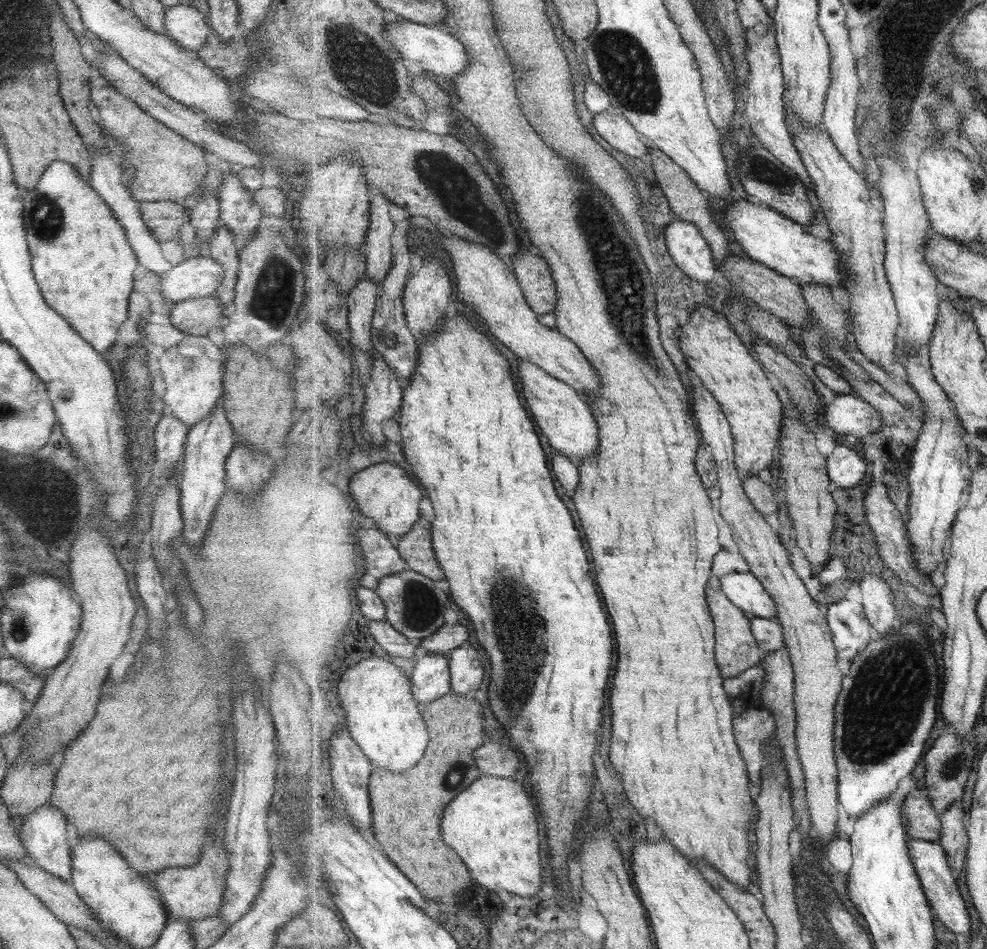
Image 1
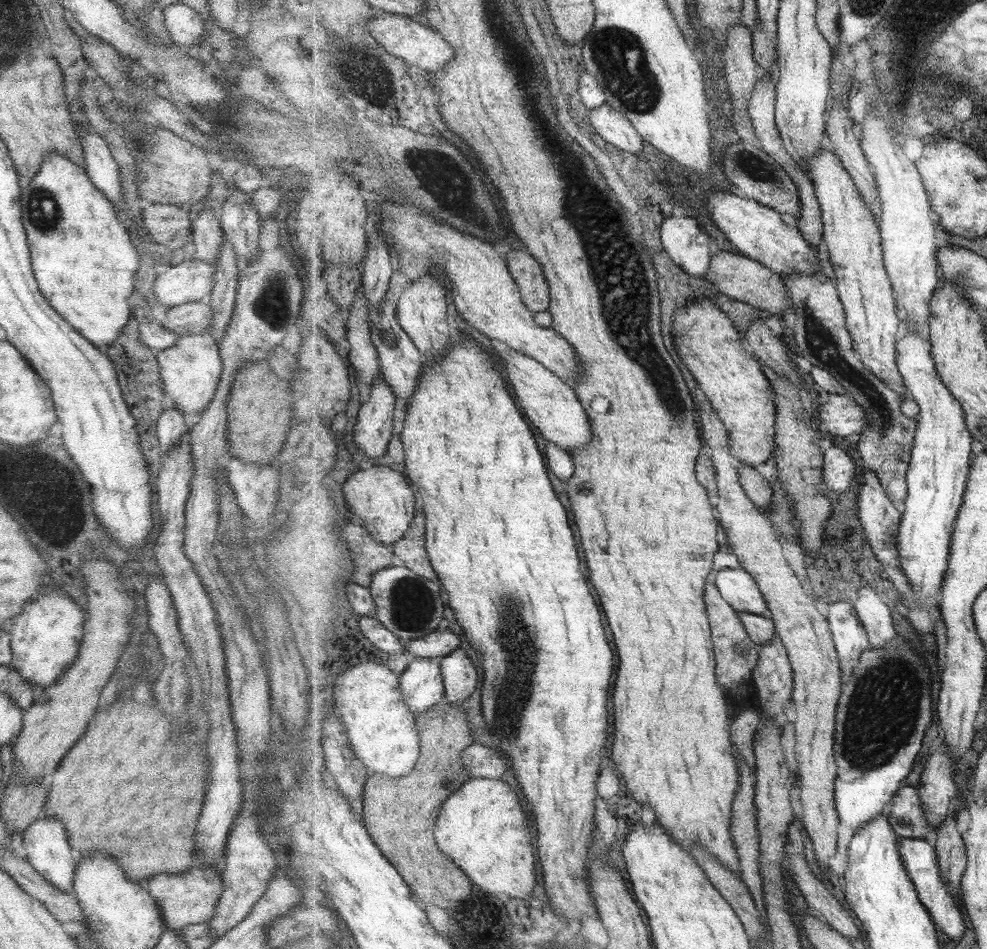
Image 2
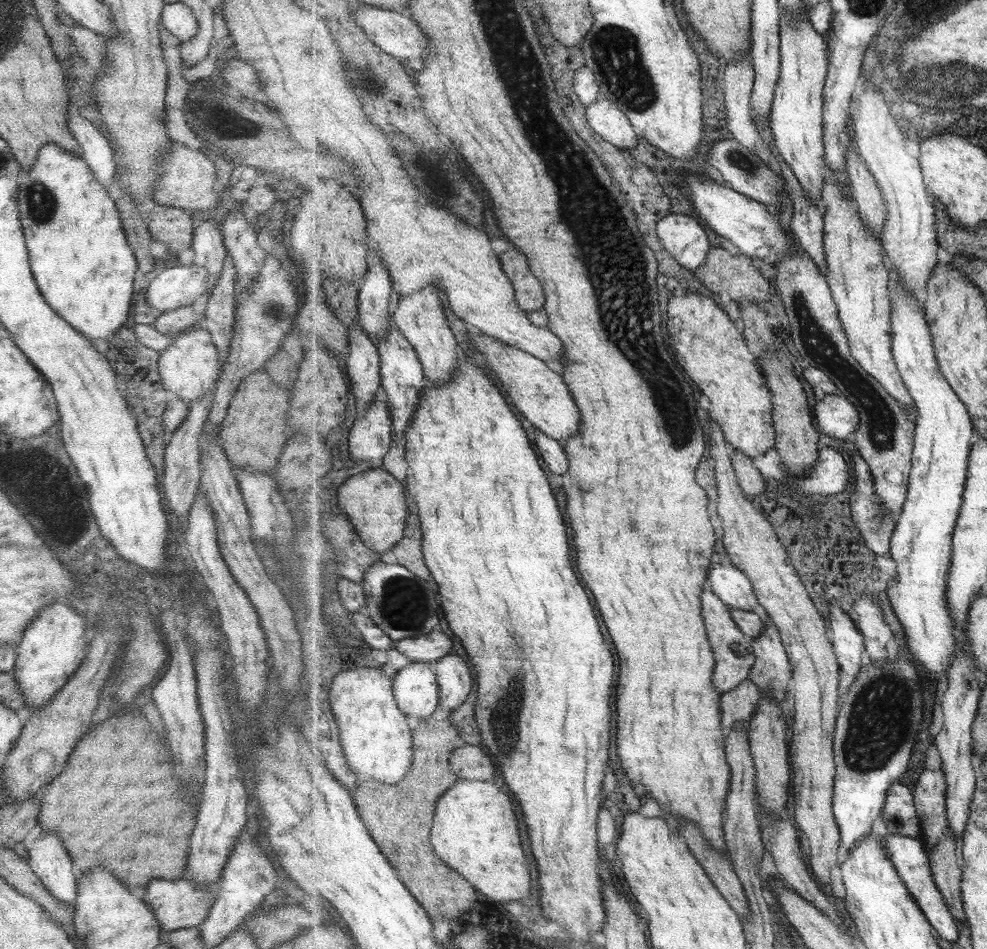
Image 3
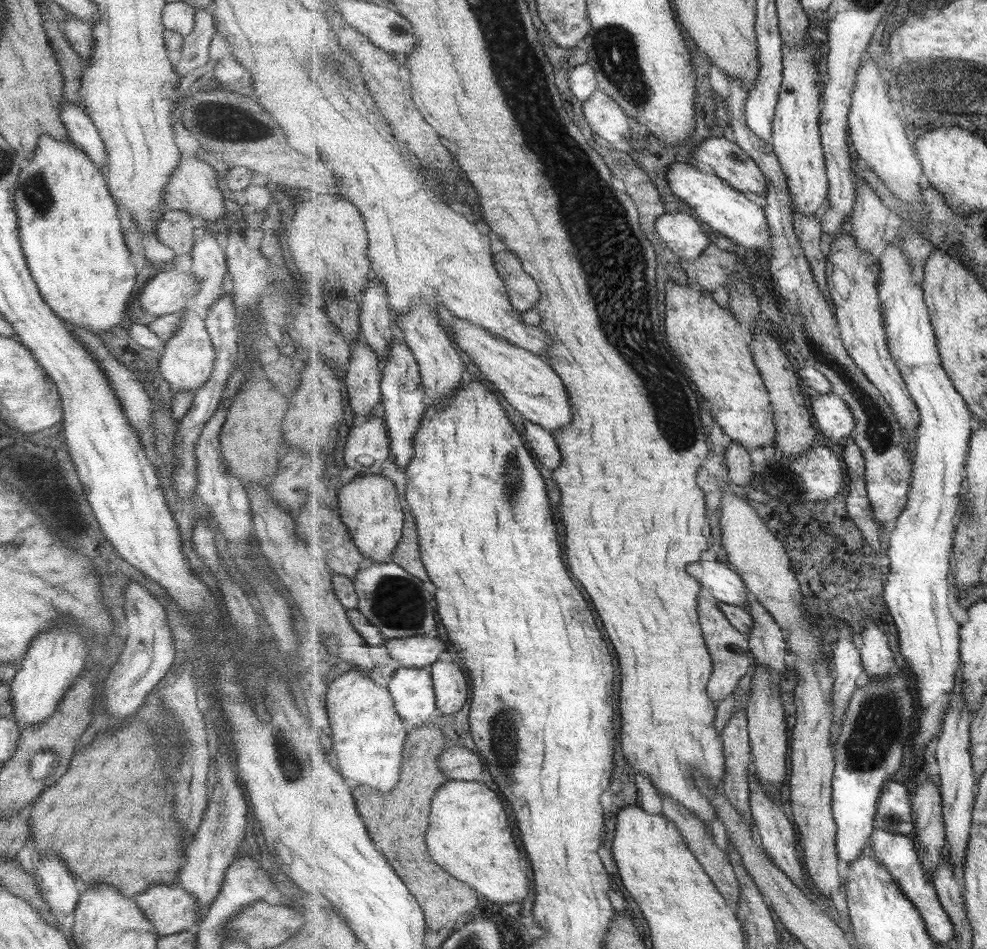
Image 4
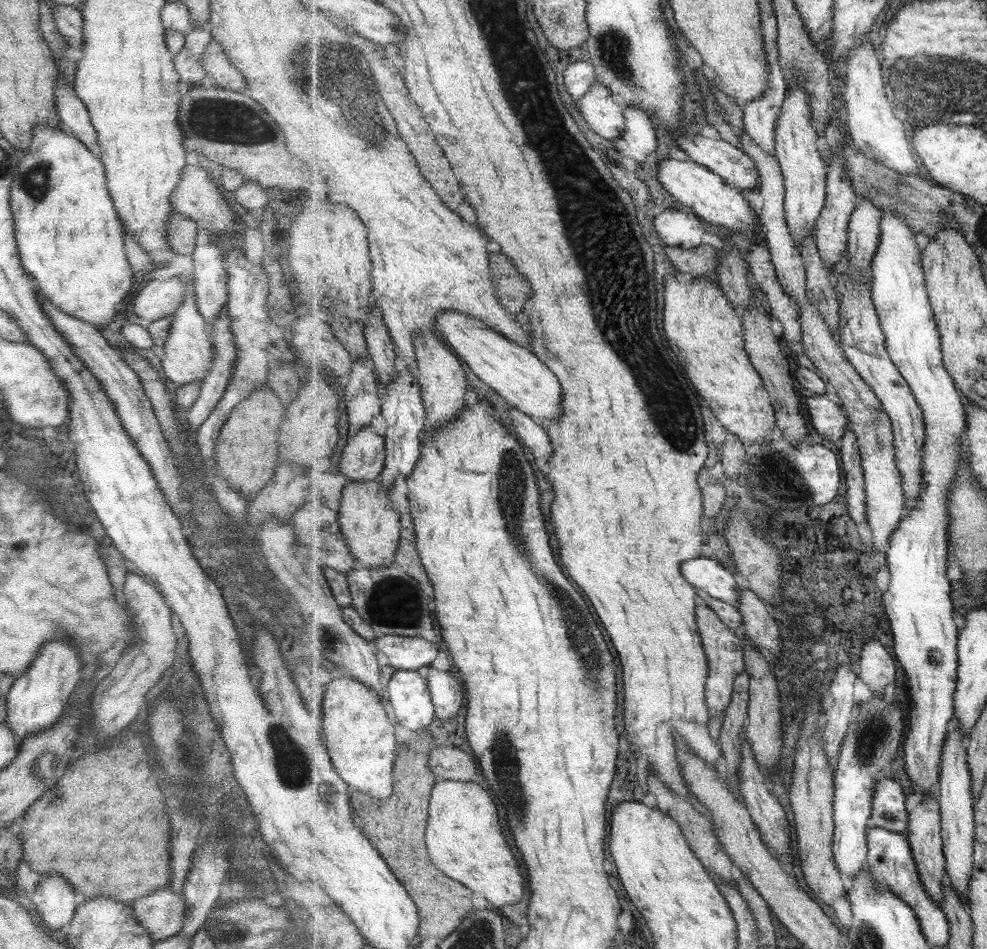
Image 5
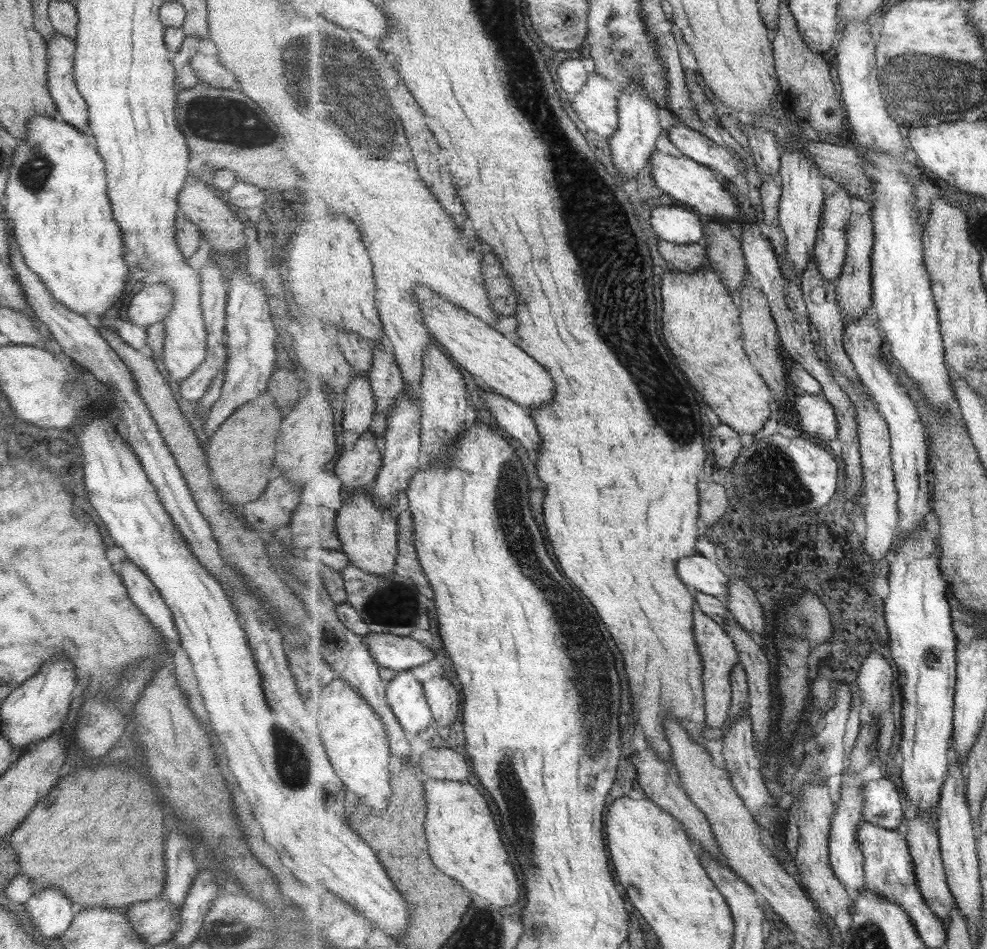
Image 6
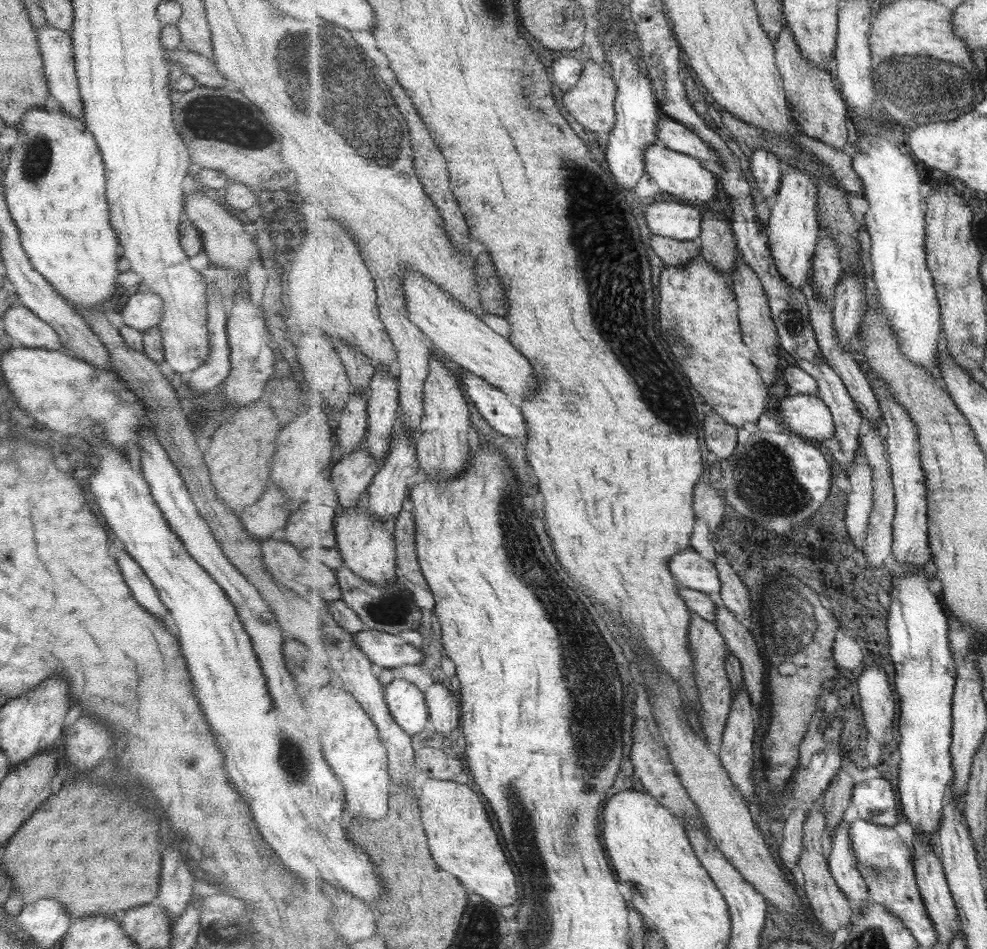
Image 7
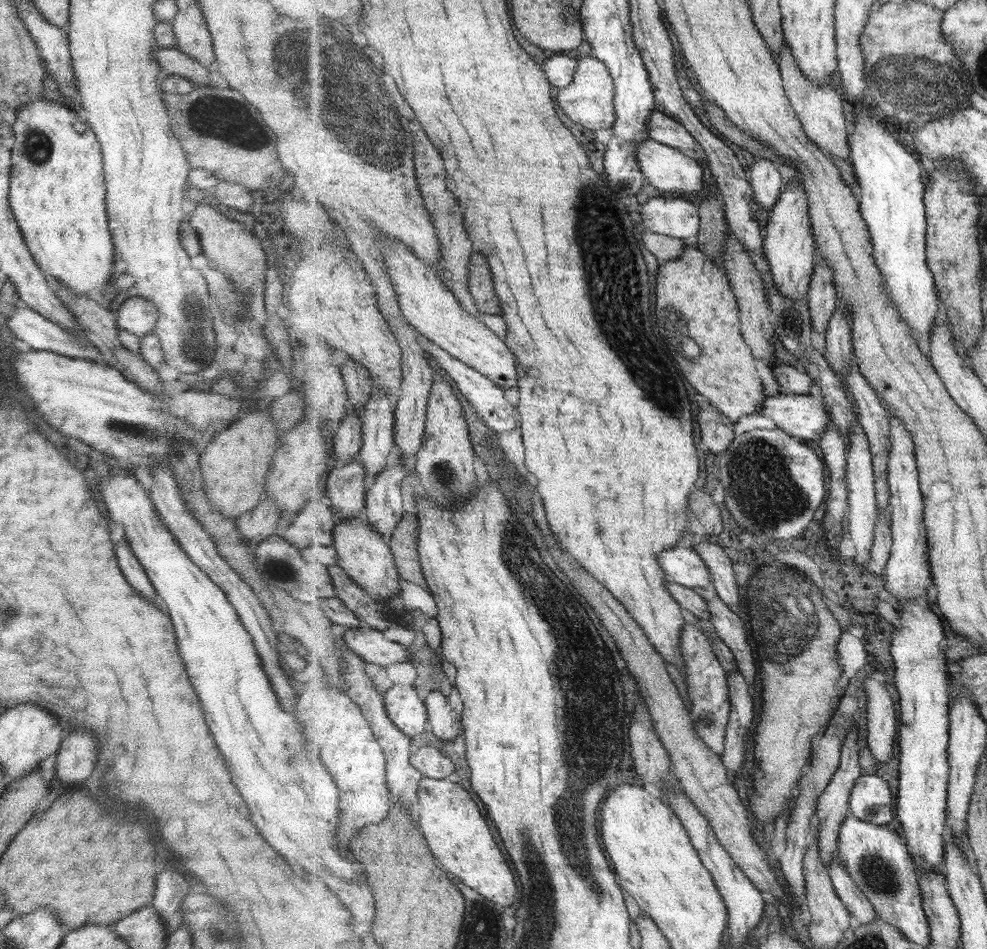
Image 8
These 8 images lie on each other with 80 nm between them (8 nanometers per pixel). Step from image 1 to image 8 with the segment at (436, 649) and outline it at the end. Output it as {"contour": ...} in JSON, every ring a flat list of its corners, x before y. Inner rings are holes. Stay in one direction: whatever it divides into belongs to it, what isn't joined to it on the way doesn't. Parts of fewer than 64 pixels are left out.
{"contour":[[366,626,342,631,342,638,347,647,355,651,367,663,375,663,384,668,395,662,410,662,411,656,409,656,407,647,403,647,393,640,387,640,381,629]]}

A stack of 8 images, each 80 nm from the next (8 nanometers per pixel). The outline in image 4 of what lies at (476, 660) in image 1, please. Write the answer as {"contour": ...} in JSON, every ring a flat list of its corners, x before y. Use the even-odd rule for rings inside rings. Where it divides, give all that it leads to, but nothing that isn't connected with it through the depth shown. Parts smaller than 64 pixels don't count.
{"contour":[[457,660,451,664,437,662,430,665,436,692,438,713,453,715,459,712,469,700,469,677,463,668,457,666]]}

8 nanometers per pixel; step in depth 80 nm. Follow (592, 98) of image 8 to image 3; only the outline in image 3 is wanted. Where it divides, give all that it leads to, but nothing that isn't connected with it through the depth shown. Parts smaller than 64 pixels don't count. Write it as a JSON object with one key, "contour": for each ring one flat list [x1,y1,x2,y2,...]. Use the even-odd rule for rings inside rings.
{"contour":[[605,97,586,108,584,119,597,135,625,153,639,144,635,126,617,104]]}

